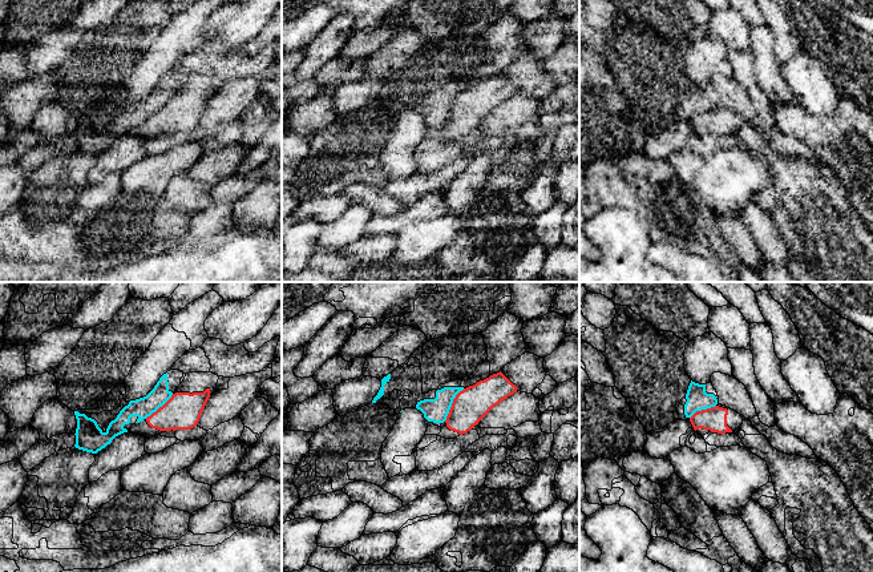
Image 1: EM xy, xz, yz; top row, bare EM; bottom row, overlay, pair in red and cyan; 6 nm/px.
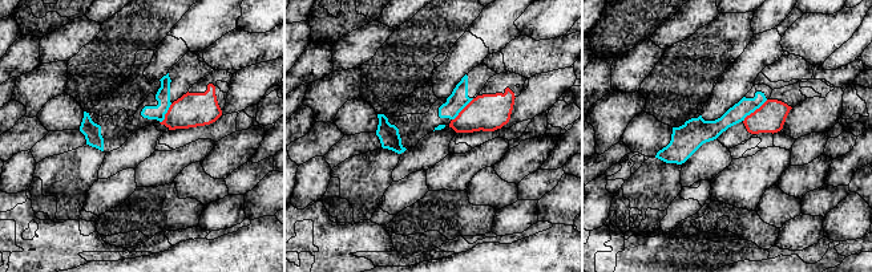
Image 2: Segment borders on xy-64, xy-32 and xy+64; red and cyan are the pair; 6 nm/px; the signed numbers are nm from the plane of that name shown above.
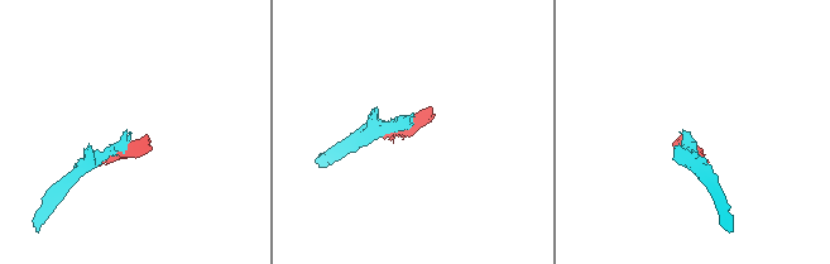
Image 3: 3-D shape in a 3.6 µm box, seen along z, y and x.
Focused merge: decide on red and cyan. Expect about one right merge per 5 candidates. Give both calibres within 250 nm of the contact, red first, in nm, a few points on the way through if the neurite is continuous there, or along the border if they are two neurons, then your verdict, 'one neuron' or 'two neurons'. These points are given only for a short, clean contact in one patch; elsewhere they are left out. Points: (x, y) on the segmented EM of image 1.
calibres 200 and 150 nm; border xz (464, 389), (453, 399), (444, 421); two neurons

